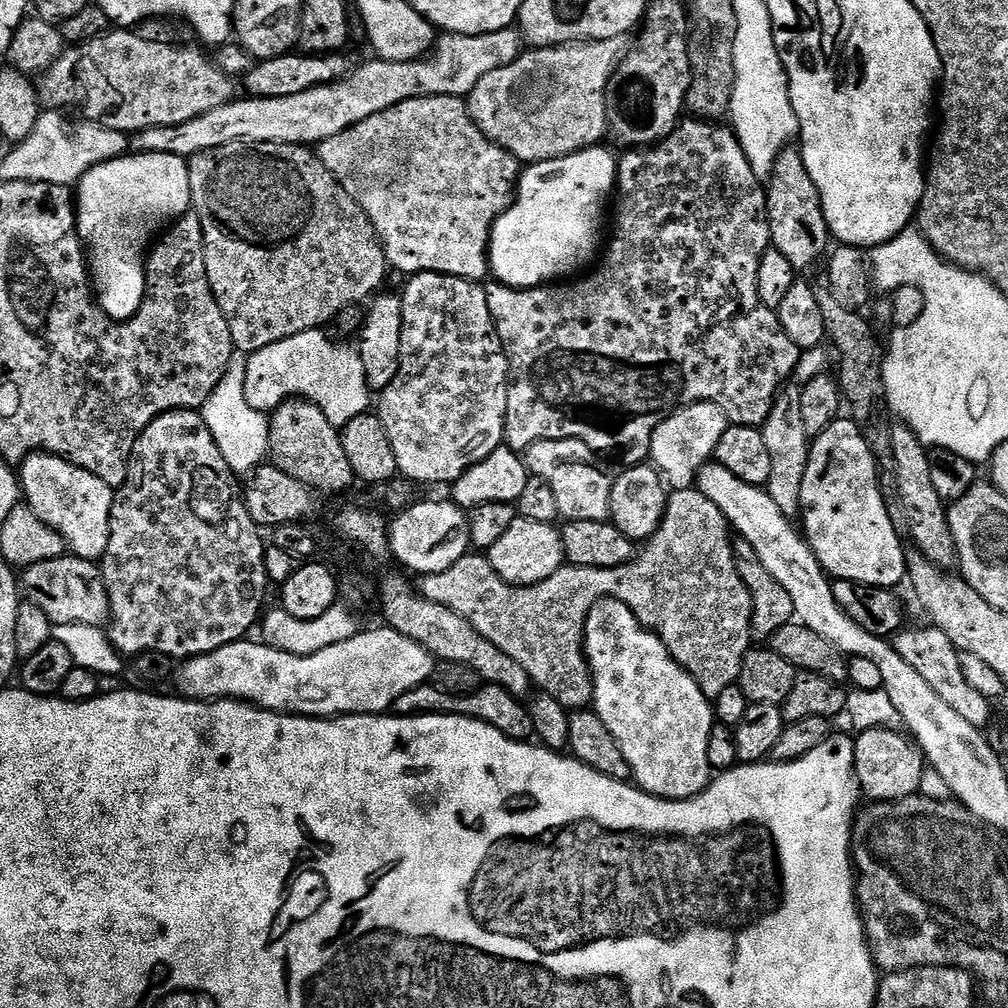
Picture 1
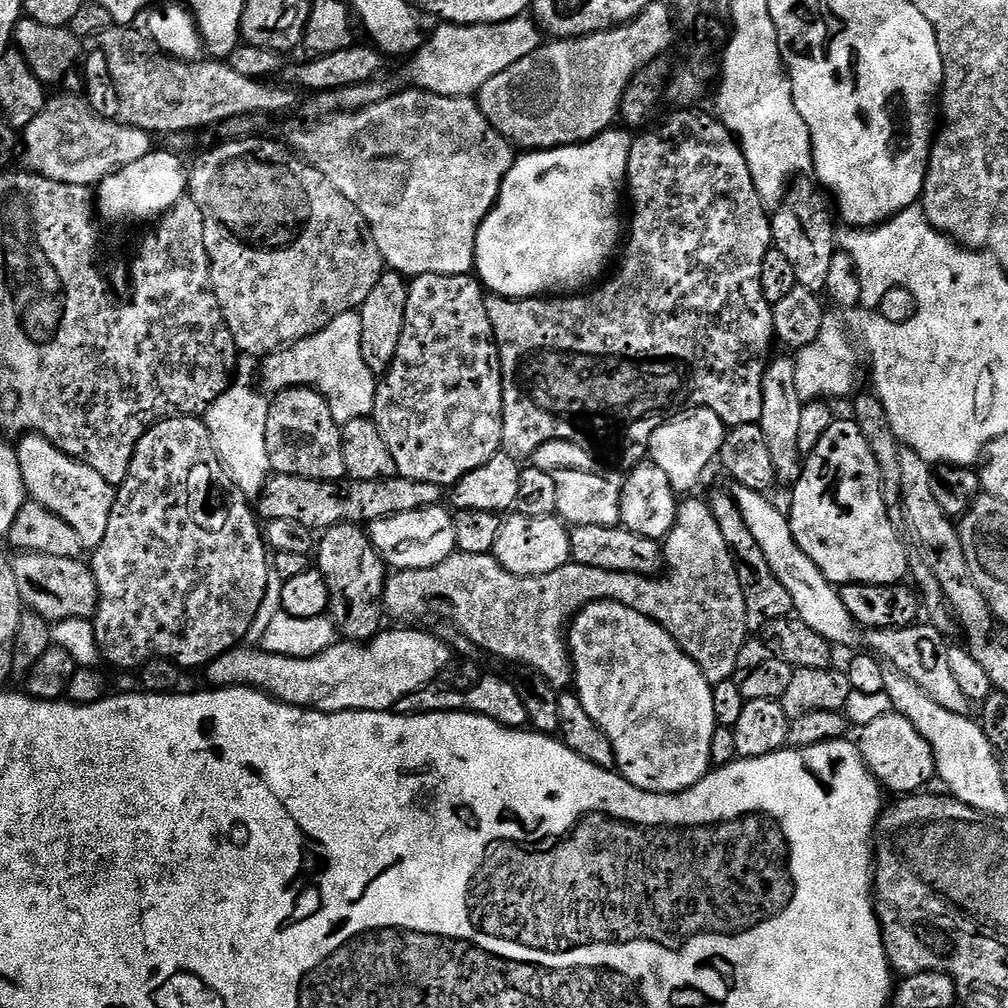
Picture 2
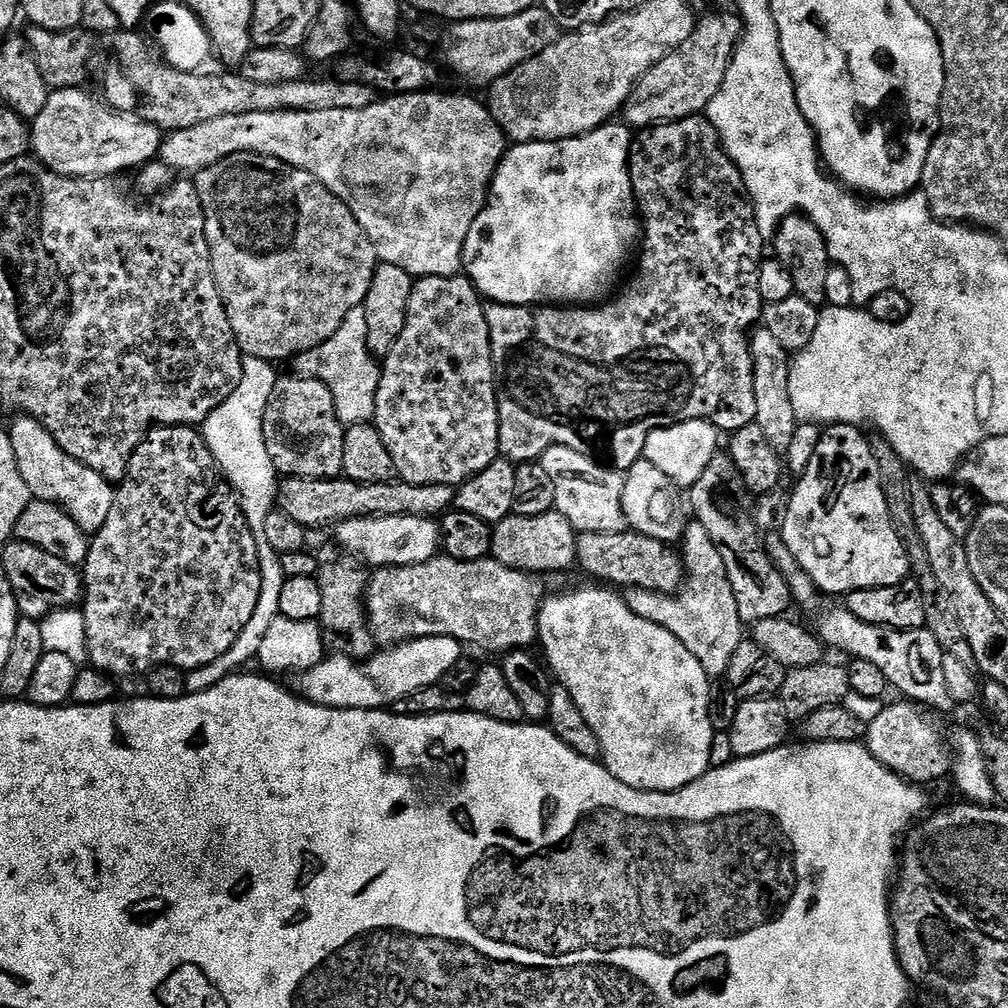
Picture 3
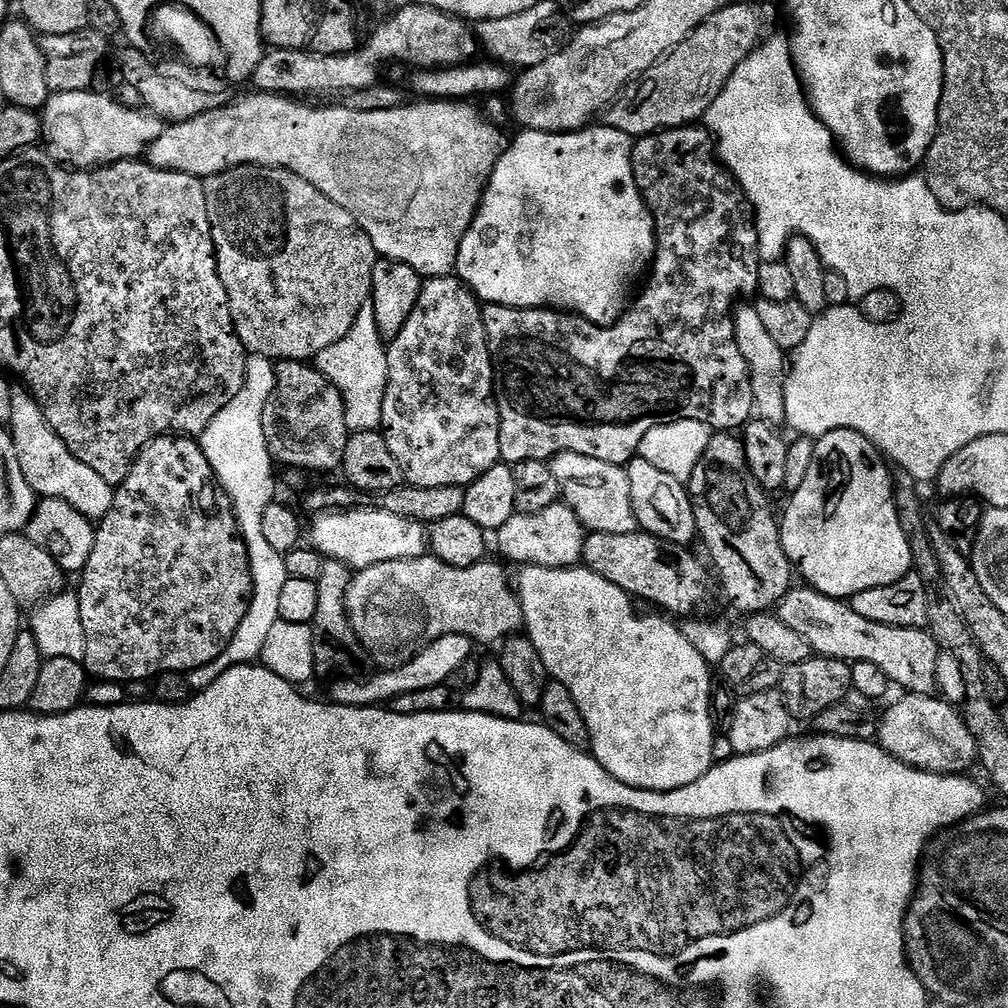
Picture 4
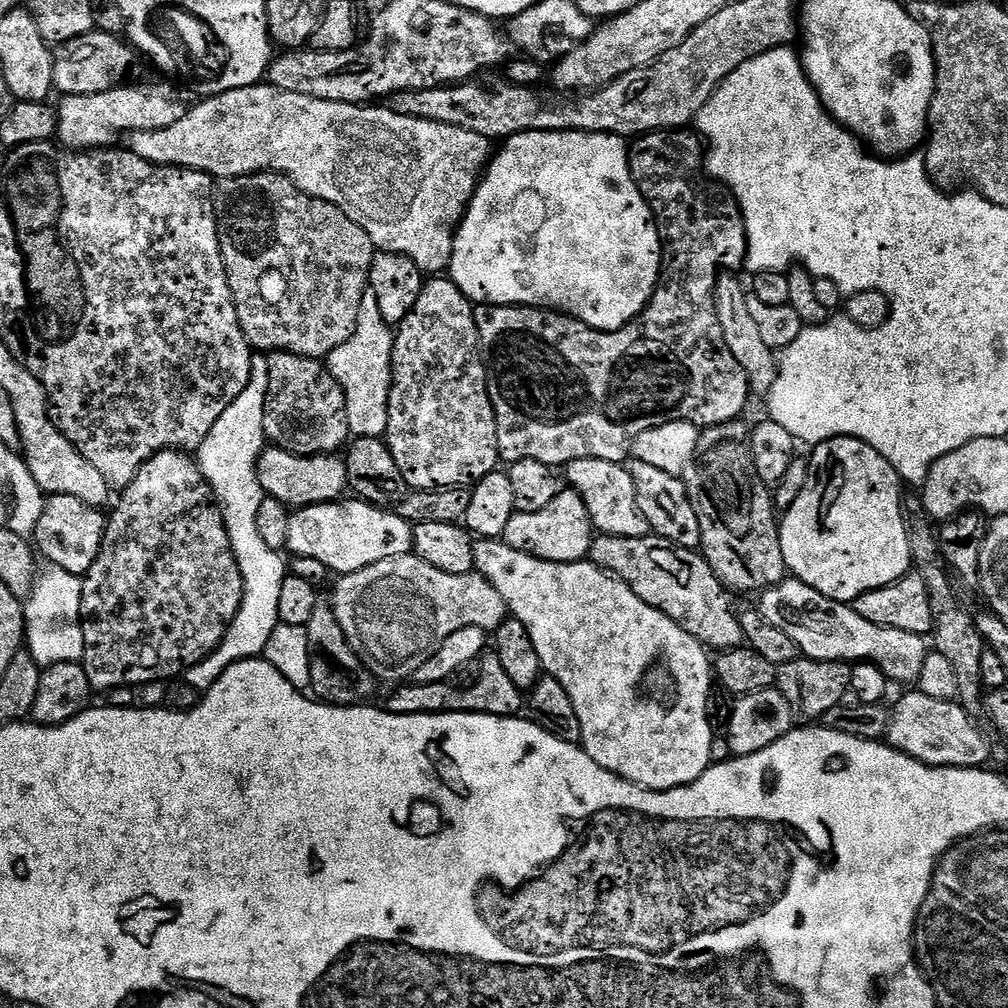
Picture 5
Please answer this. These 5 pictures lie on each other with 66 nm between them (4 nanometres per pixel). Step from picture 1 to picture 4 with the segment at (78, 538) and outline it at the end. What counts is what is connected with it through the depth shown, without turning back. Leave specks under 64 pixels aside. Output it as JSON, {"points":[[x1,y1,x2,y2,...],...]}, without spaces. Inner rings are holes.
{"points":[[23,386,12,389,10,431,14,450,18,454,18,466,22,466,22,478,26,478,37,497,58,498,62,502,70,502,74,510,93,522,99,522,106,514,110,514,116,497,113,485,108,484,102,474,90,470,86,462,78,462,78,458,70,454,66,442,62,442,62,438,58,438,56,431,48,425,40,403]]}

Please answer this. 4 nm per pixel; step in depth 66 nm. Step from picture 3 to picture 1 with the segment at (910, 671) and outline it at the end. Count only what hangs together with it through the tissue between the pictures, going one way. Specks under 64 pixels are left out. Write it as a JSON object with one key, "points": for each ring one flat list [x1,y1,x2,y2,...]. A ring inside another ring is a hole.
{"points":[[935,626,927,627,920,628,917,632,908,632,909,630,897,632,894,646,898,654,902,654,902,658,906,658,906,662,910,662,910,666,914,666,914,670,918,670,918,674,922,674,926,682,930,682,930,687,938,693,938,698,947,702,956,713,962,714,962,718,966,718,970,726,981,730,987,729,993,719,991,718,993,705,982,694,978,694,978,690,970,686,970,682,966,682,966,677,962,675,960,652,951,644,946,634]]}

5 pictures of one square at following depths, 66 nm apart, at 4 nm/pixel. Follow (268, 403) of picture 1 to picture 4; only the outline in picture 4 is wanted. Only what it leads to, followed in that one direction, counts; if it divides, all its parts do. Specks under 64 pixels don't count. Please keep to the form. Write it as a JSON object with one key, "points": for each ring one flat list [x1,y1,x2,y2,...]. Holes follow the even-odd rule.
{"points":[[371,302,362,306,354,326,350,326,350,334,334,342,334,346,322,350,322,354,316,356,314,366,342,394,349,433,374,432,380,428,382,402,388,385,388,353,378,322,374,322]]}

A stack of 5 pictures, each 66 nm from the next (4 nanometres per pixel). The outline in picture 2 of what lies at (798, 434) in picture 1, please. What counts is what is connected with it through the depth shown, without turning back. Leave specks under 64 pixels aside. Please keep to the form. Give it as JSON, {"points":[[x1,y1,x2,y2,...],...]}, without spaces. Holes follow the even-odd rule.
{"points":[[791,355,780,356,768,365,762,378,762,418,759,426,766,434,766,446,770,446,770,458,774,458,777,481,795,486,802,471,802,453,798,450,798,429,805,401,800,399,796,385,796,362]]}

